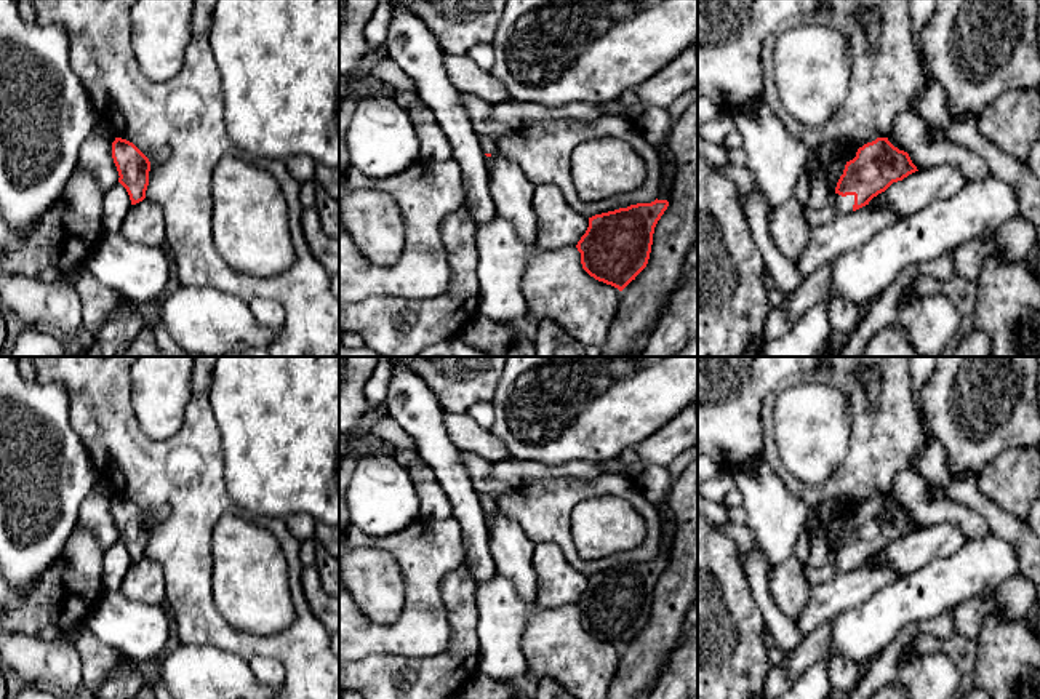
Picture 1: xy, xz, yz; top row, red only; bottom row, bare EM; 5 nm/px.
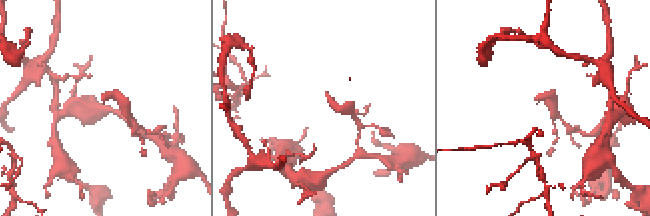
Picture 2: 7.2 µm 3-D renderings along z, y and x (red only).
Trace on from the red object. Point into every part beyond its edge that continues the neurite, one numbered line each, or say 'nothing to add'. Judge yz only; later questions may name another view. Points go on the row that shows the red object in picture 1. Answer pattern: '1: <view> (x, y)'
1: yz (844, 205)

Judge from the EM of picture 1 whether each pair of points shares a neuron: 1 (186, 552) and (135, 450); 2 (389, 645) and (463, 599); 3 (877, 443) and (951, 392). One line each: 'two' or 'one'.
1: one
2: two
3: two

